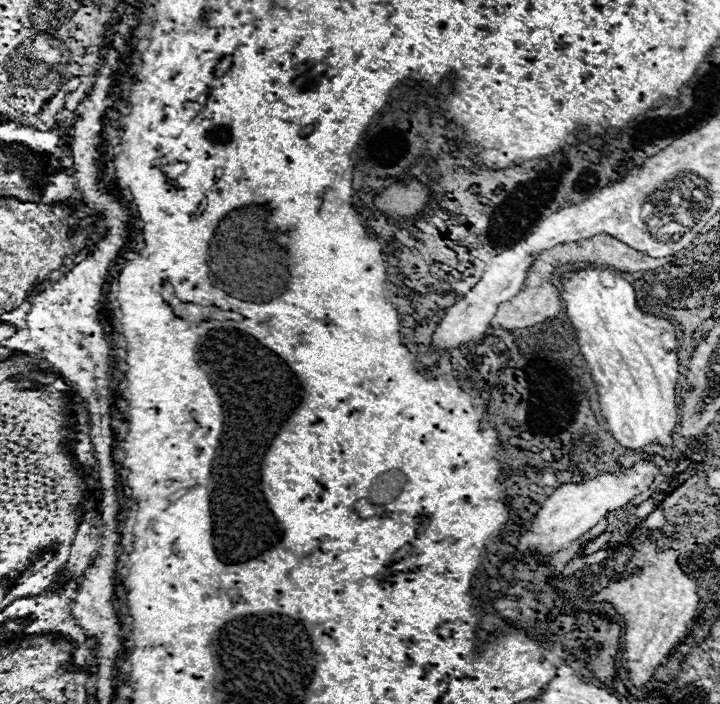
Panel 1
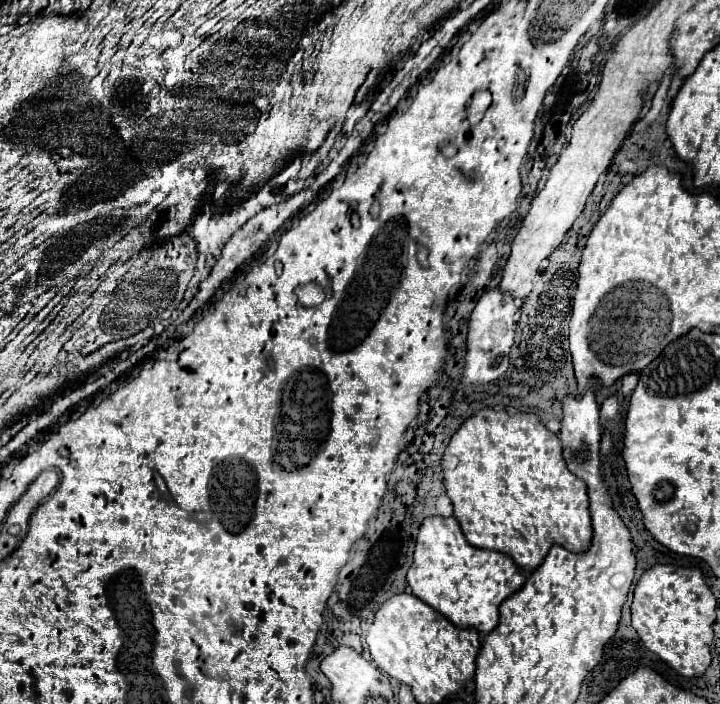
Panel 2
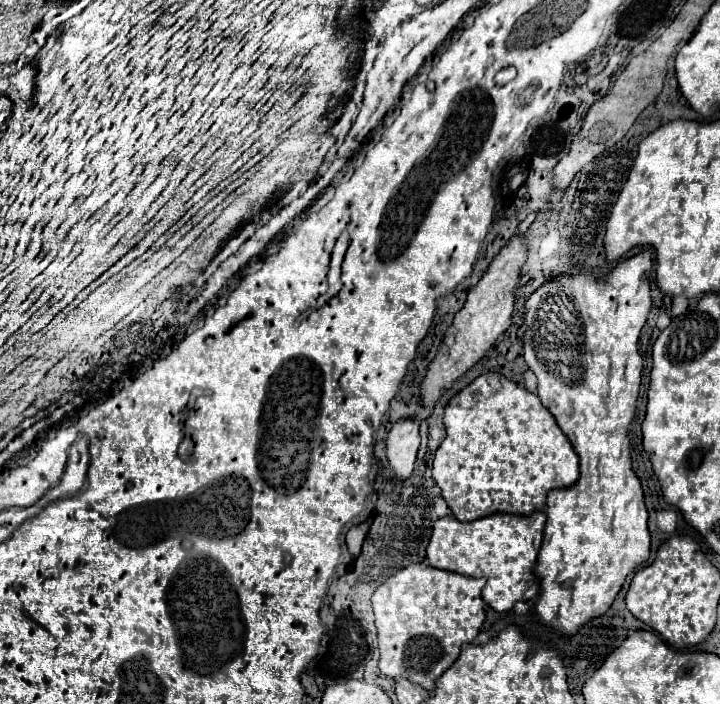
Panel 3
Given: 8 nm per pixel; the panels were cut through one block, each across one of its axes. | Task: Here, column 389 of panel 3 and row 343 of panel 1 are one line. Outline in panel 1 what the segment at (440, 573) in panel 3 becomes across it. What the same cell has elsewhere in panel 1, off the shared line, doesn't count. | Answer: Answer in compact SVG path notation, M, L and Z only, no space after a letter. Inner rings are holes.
M586 268L582 272L566 272L562 274L562 282L564 282L564 290L562 290L562 298L566 302L566 314L570 316L574 328L578 330L578 344L580 350L584 354L584 360L588 364L588 368L592 370L592 380L598 388L598 402L600 402L600 410L602 416L608 422L608 432L626 448L642 448L650 442L658 442L664 446L672 444L672 430L678 424L678 406L676 406L676 382L678 382L678 344L676 344L676 334L674 334L674 326L672 322L664 320L664 318L654 318L654 316L646 316L638 310L636 306L636 294L634 288L612 268Z

